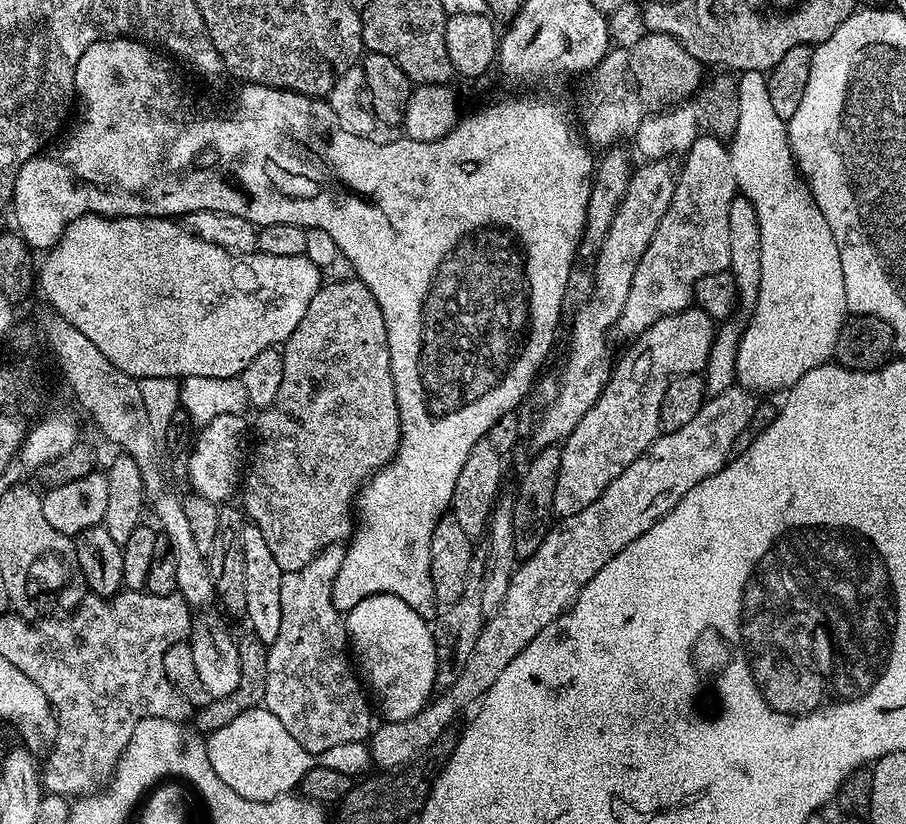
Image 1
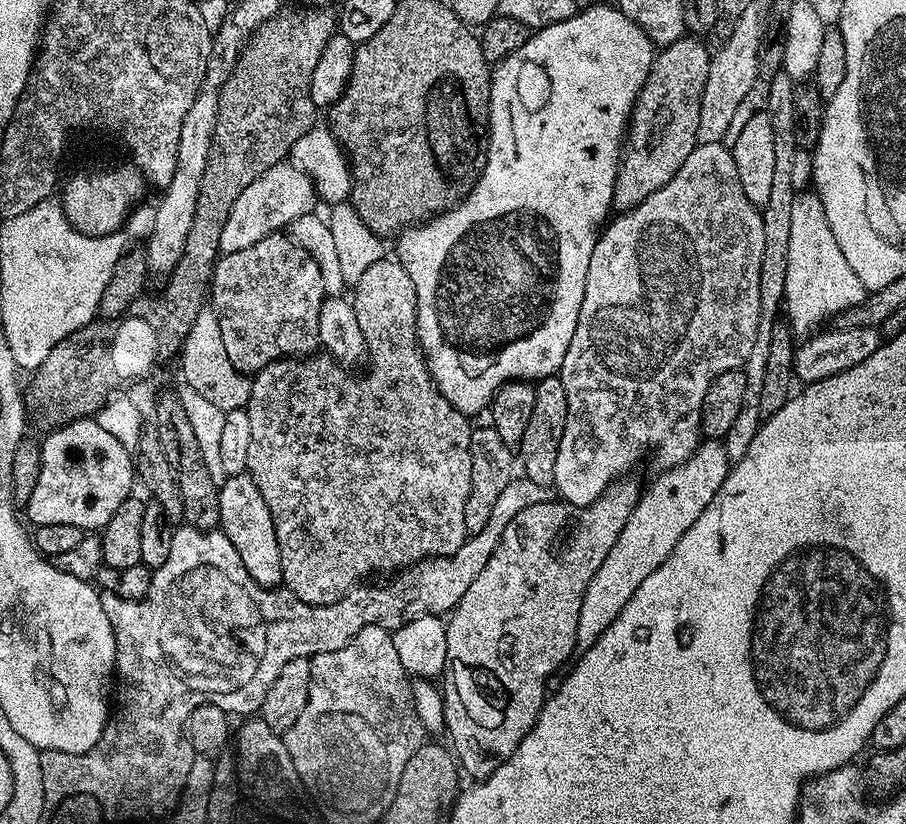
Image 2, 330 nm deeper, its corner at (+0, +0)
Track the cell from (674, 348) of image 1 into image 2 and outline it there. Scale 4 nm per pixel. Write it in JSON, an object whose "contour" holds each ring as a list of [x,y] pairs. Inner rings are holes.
{"contour":[[[632,478],[613,480],[594,503],[576,508],[569,520],[569,505],[559,498],[518,510],[518,514],[510,518],[510,526],[502,530],[502,538],[494,554],[490,554],[490,562],[482,566],[478,578],[470,582],[470,590],[462,594],[447,617],[444,626],[446,662],[442,673],[444,727],[446,736],[452,739],[450,748],[456,763],[465,777],[473,776],[471,779],[476,782],[483,780],[514,752],[532,729],[544,705],[544,680],[573,659],[578,648],[578,614],[582,610],[586,586],[590,586],[590,578],[594,578],[598,566],[606,562],[610,546],[618,542],[626,518],[630,518],[642,495],[641,486],[628,479]]]}

